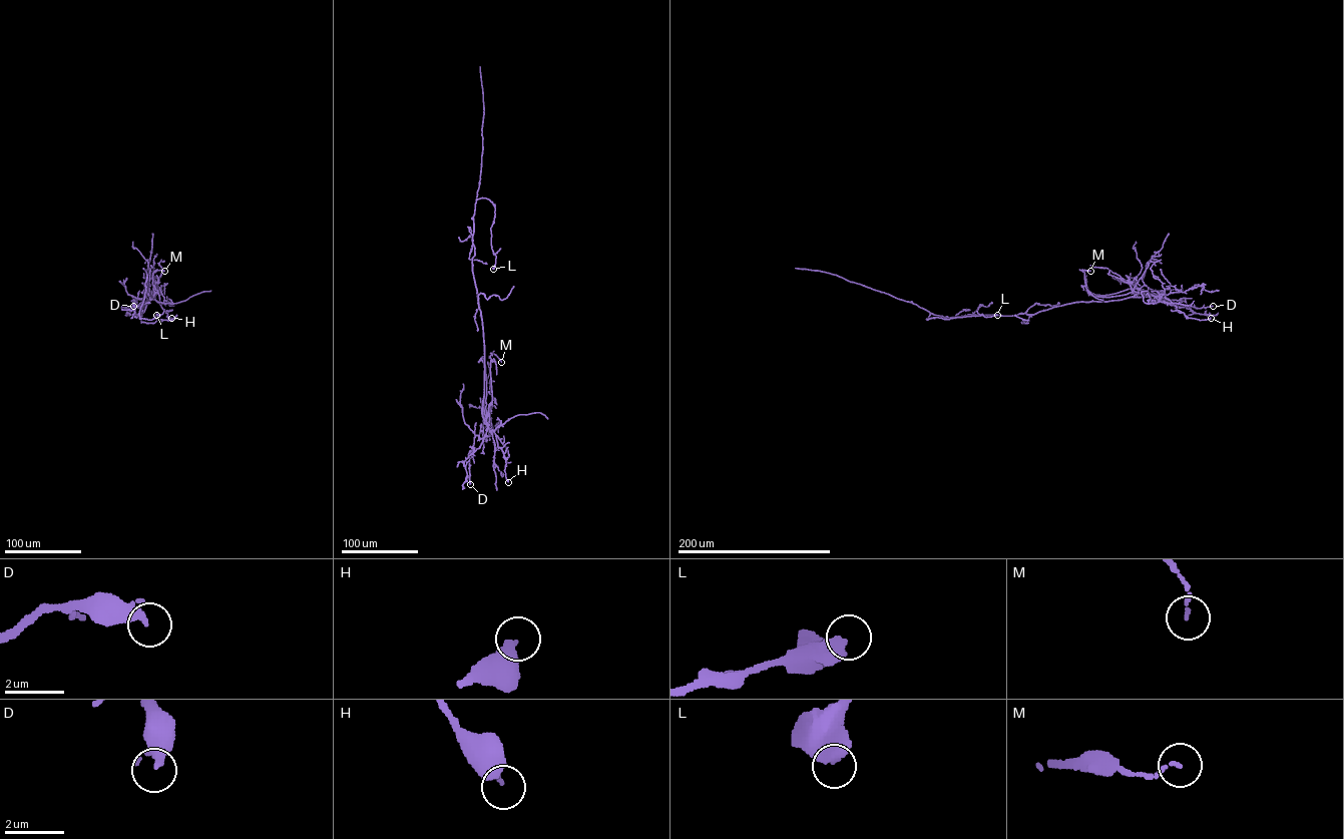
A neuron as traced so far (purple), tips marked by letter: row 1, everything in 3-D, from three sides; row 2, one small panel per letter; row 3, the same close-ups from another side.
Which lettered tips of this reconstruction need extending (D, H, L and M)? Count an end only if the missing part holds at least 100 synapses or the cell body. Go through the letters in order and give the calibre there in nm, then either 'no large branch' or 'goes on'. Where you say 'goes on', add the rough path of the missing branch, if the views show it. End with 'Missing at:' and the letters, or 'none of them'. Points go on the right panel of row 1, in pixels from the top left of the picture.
D: 280 nm | no large branch
H: 360 nm | no large branch
L: 600 nm | no large branch
M: 100 nm | no large branch
Missing at: none of them

